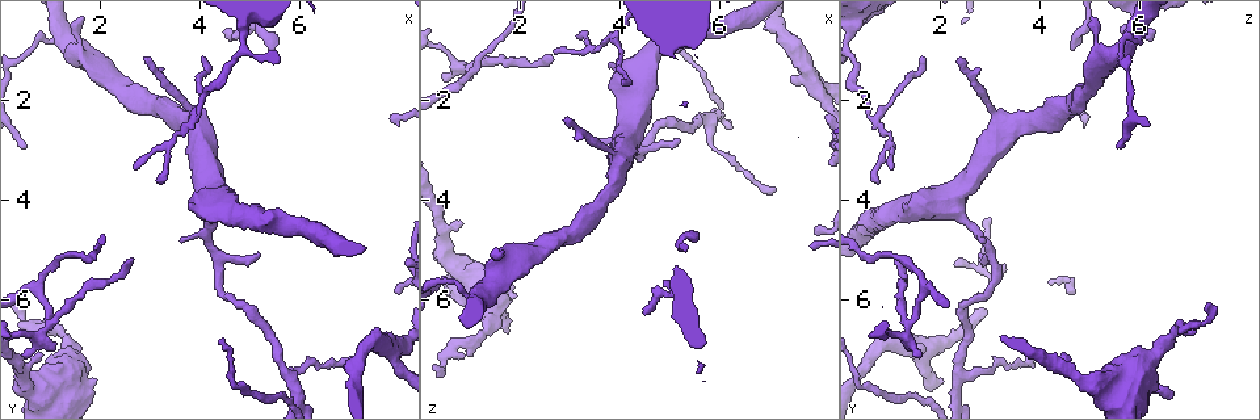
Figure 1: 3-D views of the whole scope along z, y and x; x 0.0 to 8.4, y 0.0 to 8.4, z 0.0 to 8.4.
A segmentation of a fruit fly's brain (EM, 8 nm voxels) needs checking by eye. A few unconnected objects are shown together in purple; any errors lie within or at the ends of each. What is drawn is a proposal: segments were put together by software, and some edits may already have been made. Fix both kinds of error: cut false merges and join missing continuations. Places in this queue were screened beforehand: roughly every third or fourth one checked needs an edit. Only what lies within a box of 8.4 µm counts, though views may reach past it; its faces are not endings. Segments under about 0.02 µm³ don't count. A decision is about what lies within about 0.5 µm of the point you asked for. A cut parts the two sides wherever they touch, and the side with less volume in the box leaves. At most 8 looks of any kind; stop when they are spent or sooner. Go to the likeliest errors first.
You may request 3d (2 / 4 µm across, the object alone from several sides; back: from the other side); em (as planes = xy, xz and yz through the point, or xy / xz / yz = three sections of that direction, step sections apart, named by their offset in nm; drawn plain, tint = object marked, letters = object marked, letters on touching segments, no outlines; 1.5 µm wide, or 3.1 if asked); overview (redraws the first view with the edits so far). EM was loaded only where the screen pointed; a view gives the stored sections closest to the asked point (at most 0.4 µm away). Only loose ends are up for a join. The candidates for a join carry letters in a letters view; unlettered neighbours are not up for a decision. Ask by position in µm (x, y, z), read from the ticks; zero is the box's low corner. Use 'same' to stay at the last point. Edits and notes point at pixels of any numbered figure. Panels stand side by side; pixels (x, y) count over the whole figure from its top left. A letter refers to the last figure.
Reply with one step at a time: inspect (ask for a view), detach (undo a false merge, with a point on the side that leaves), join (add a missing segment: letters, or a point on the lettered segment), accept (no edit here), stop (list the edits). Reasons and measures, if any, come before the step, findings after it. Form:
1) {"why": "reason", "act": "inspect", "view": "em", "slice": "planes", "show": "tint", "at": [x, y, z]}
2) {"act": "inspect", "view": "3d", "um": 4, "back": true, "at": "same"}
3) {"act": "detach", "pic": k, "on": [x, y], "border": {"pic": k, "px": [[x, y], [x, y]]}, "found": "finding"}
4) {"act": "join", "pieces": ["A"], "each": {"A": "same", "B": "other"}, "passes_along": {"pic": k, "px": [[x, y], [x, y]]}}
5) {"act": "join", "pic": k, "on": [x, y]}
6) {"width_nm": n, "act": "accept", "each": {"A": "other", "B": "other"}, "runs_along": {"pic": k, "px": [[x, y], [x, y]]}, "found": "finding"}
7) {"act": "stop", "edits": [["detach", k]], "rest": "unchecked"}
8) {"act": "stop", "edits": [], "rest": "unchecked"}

{"why": "an open end", "act": "inspect", "view": "em", "slice": "planes", "show": "tint", "at": [5.25, 5.10, 2.80]}

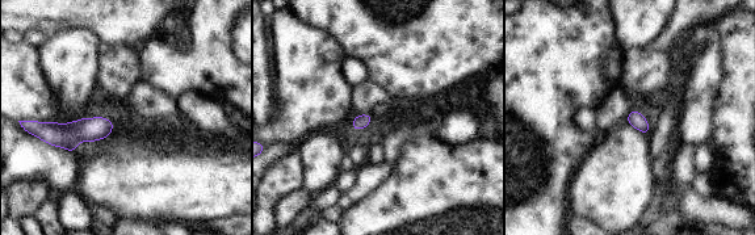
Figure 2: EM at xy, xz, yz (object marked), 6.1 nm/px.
{"why": "see the neighbours", "act": "inspect", "view": "em", "slice": "planes", "show": "letters", "at": "same"}

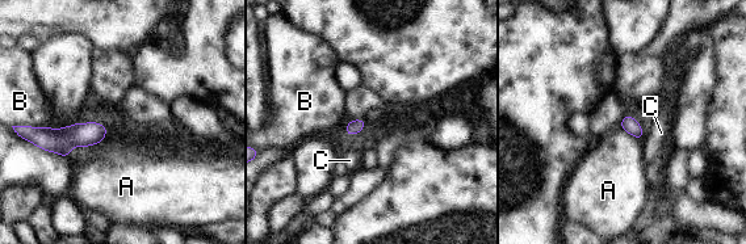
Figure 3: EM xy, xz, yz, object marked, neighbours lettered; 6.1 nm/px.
{"act": "accept", "each": {"A": "other", "B": "other", "C": "other"}, "border": {"pic": 3, "px": [[620, 126], [637, 139]]}, "found": "no lettered segment goes on from it"}

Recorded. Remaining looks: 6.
{"why": "branch stops here", "act": "inspect", "view": "em", "slice": "planes", "show": "letters", "at": [0.90, 7.10, 4.45]}

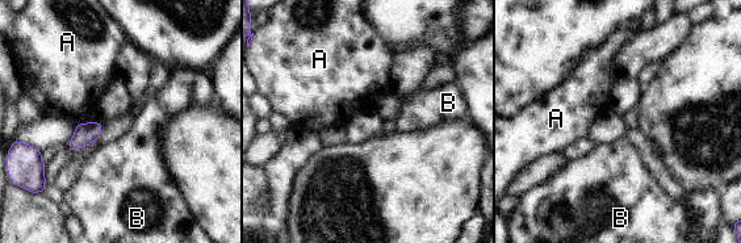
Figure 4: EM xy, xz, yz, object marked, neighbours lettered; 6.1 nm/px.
{"longest_contact_nm": ["A", 140], "act": "accept", "each": {"A": "other", "B": "other"}, "border": {"pic": 4, "px": [[101, 122], [79, 124]]}, "found": "no lettered segment goes on from it"}

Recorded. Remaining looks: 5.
{"why": "tapers out", "act": "inspect", "view": "em", "slice": "planes", "show": "letters", "at": [7.10, 7.15, 3.75]}

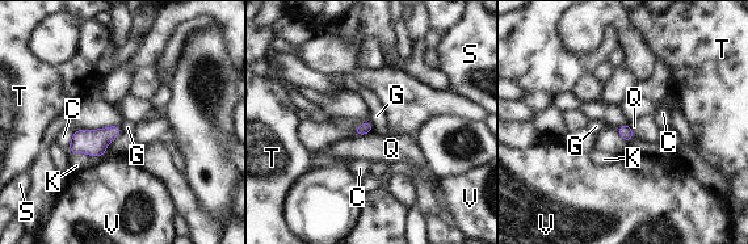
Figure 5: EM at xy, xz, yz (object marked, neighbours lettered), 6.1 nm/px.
{"longest_contact_nm": ["K", 220], "act": "accept", "each": {"C": "other", "G": "other", "K": "other", "Q": "other", "S": "other", "T": "other", "V": "other"}, "found": "no lettered segment goes on from it"}

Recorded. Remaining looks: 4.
{"act": "stop", "edits": [], "rest": "unchecked"}

